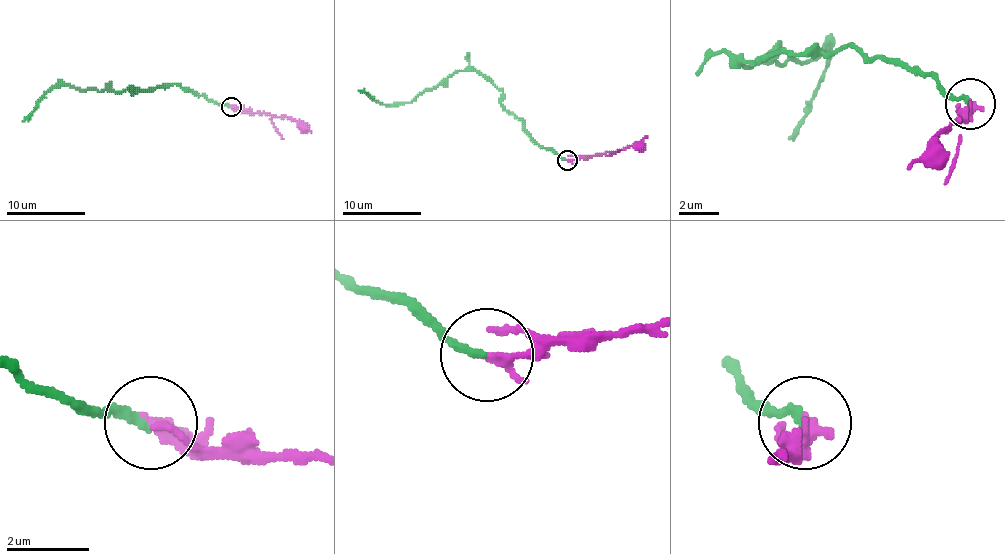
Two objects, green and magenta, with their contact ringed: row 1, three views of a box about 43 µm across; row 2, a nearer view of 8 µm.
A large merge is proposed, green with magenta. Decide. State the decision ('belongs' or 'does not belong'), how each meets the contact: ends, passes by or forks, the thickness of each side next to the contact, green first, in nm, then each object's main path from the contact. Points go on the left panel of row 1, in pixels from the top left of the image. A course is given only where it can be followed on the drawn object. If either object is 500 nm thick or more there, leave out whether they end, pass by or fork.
does not belong; green ends; magenta ends; calibres 200 and 320 nm; course green (232, 107), (206, 99), (174, 83), (167, 87), (113, 91), (77, 89), (73, 85), (52, 87), (22, 121); course magenta (232, 107), (271, 117), (289, 117), (311, 133)

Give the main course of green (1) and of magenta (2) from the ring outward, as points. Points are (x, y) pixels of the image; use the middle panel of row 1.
1: (568, 159), (542, 148), (501, 102), (503, 92), (475, 70), (449, 74), (409, 102), (388, 104), (358, 90)
2: (568, 159), (625, 150), (637, 146), (647, 136)

